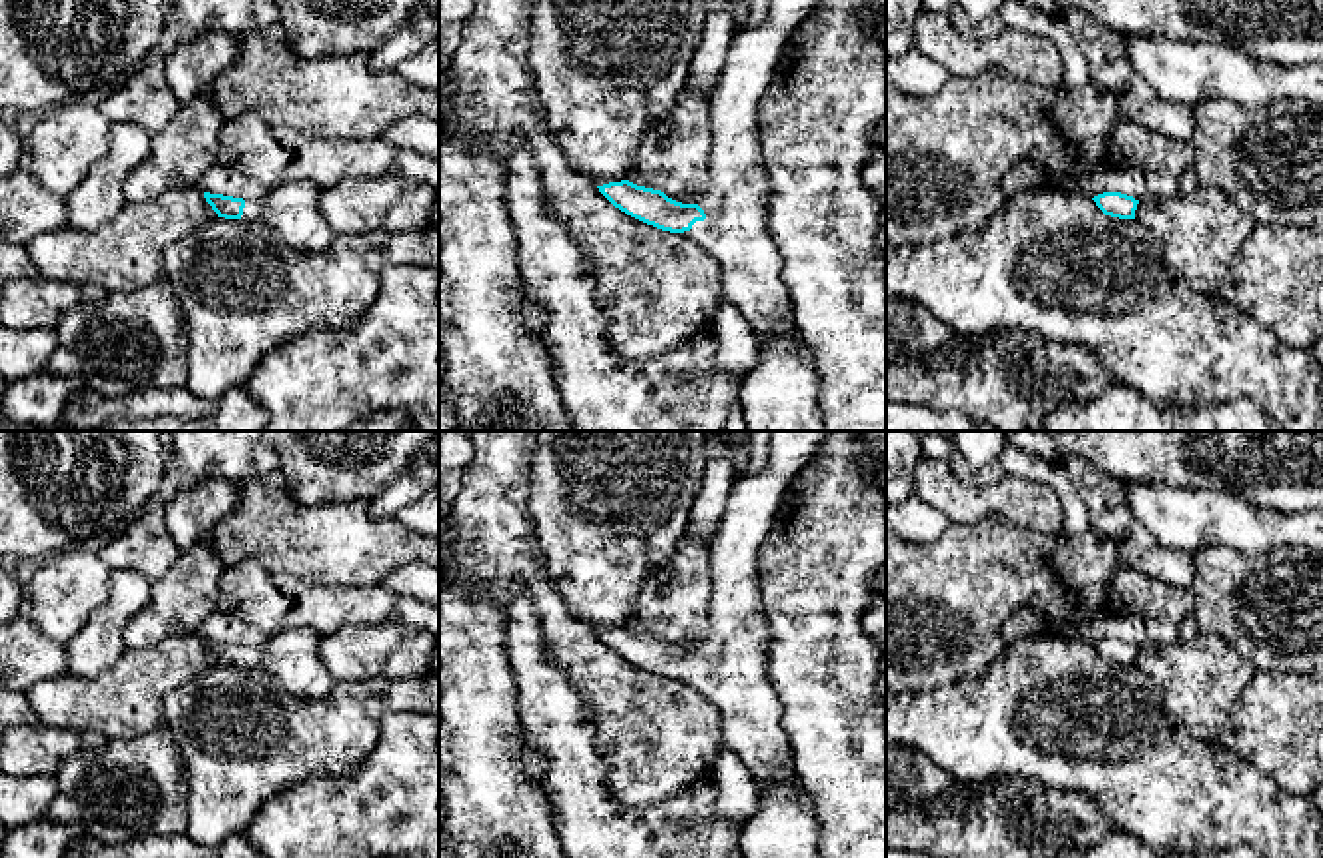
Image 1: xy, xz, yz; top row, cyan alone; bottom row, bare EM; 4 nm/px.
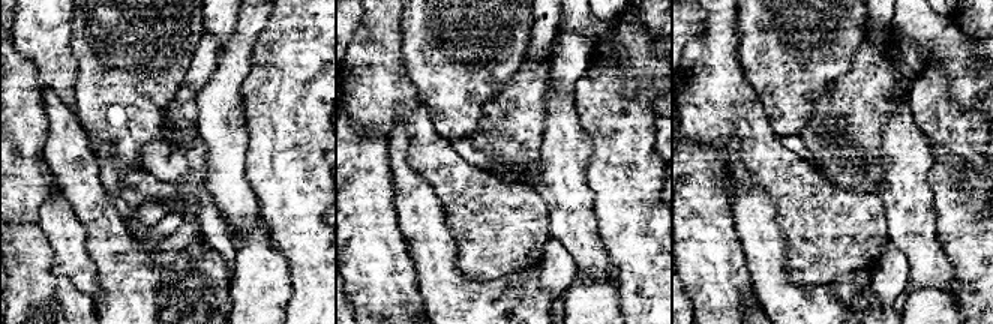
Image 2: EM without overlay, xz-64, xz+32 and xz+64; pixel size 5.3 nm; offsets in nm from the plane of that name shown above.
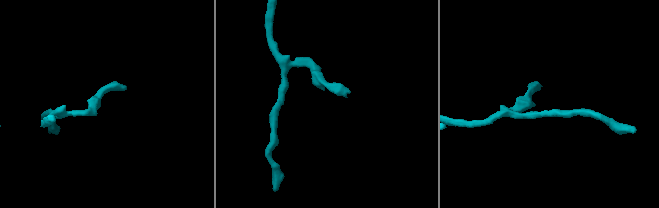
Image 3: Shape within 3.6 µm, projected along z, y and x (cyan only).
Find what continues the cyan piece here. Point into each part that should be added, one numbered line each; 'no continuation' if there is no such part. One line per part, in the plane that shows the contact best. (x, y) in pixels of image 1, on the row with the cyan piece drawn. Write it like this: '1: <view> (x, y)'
1: xz (735, 232)

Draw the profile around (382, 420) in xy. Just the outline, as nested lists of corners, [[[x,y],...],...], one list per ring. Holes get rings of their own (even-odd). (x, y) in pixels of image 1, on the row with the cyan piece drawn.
[[[377,411],[347,425],[343,431],[419,431],[419,427],[399,411]]]

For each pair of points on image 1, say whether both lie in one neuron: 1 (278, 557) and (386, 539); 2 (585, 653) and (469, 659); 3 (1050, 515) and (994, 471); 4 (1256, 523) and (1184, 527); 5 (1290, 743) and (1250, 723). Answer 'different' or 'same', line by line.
1: same
2: different
3: different
4: same
5: same

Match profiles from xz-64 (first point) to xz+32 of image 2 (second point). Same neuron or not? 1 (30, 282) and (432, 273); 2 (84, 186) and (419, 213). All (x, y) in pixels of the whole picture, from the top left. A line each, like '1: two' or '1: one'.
1: two
2: one

